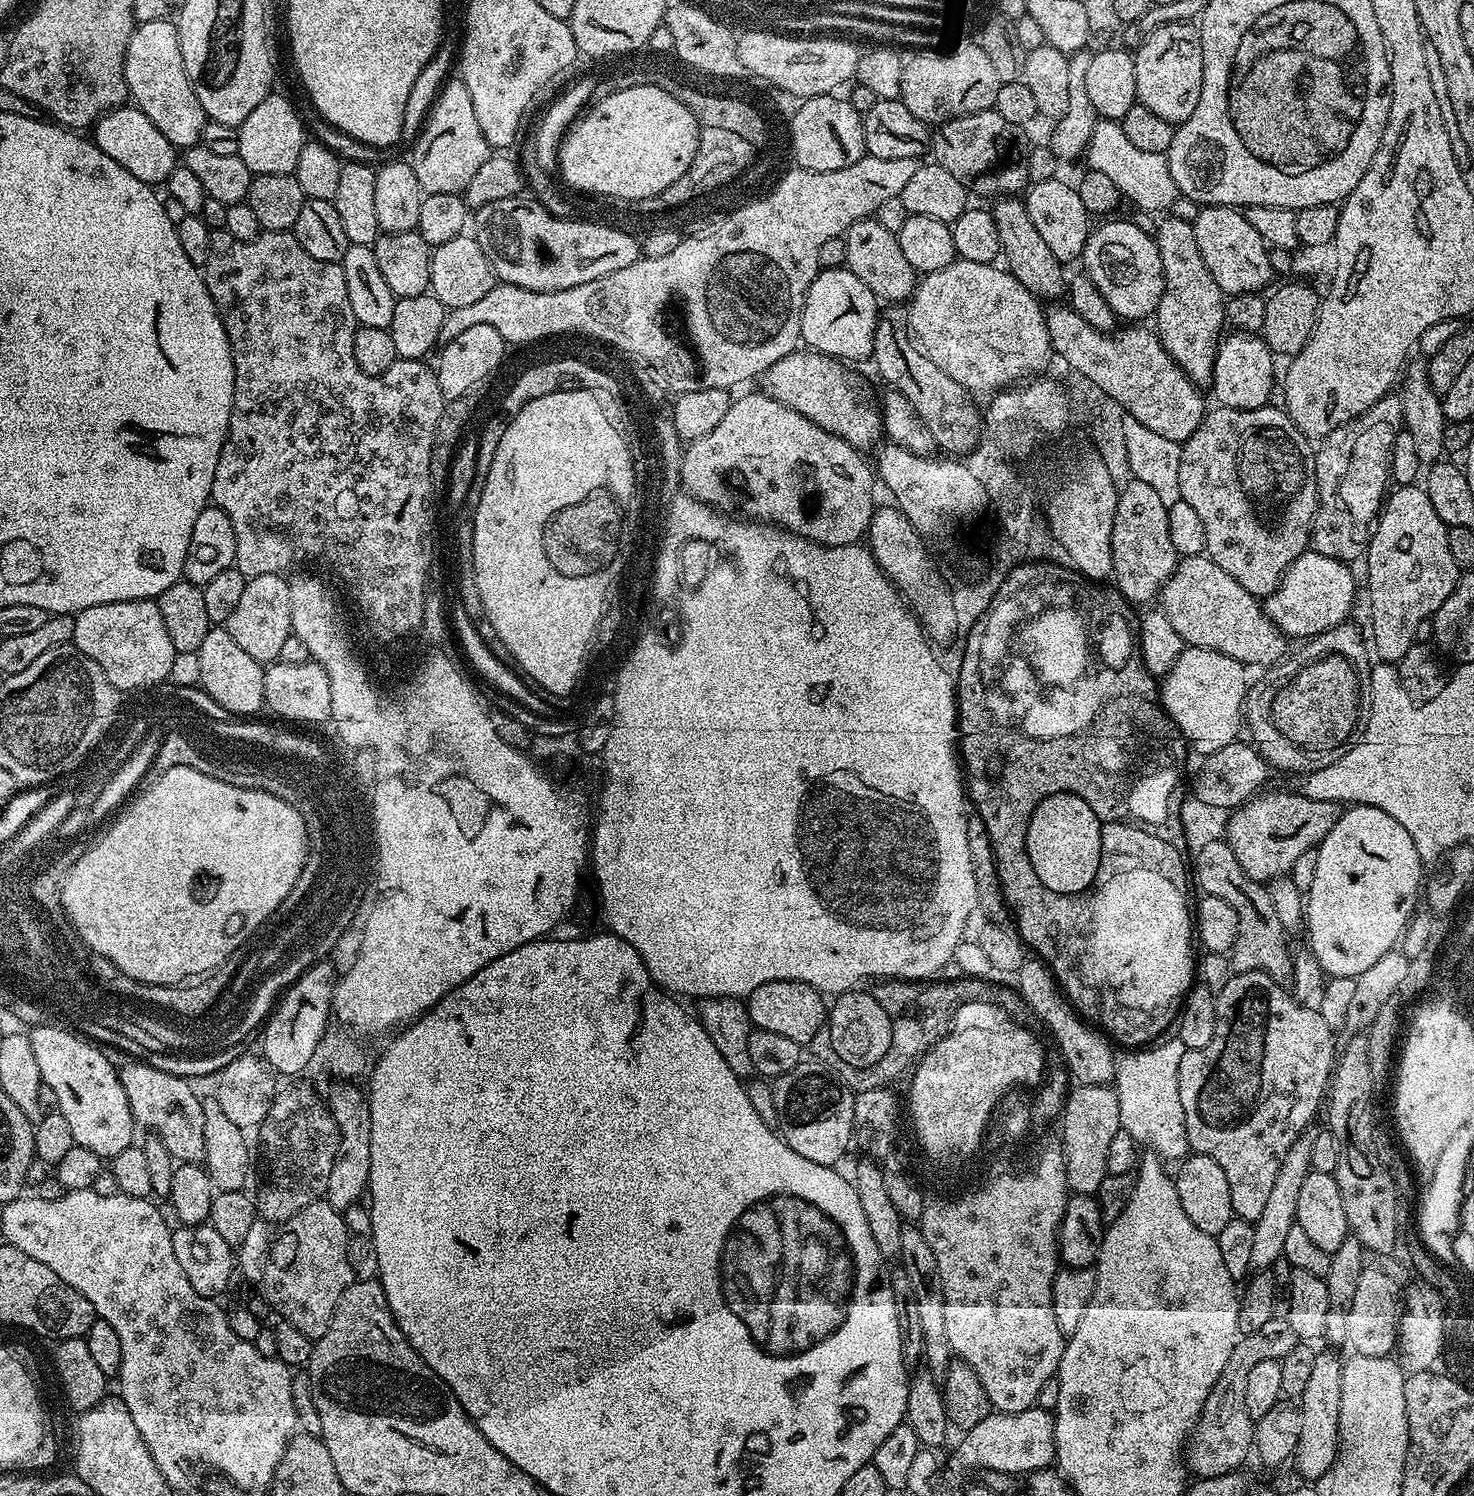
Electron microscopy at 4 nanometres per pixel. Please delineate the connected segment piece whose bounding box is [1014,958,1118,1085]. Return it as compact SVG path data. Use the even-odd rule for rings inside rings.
M1028 958L1015 972L1014 980L1016 991L1022 994L1022 998L1026 998L1026 1002L1030 1002L1037 1021L1052 1031L1052 1036L1060 1047L1059 1055L1067 1065L1069 1073L1075 1079L1077 1076L1080 1084L1111 1085L1116 1074L1118 1056L1117 1053L1112 1053L1113 1045L1109 1037L1097 1031L1091 1023L1081 1019L1076 1009L1068 1003L1051 968L1039 958Z

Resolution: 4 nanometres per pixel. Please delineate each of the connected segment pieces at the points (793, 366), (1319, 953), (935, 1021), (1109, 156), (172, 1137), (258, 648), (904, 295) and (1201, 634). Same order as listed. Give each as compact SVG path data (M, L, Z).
M797 350L786 354L774 366L762 373L763 391L778 402L798 410L818 426L835 436L840 436L858 450L875 449L884 433L884 414L878 392L871 388L858 373L835 356L823 356L820 352Z
M1365 804L1345 807L1316 853L1318 867L1314 870L1314 886L1310 886L1306 893L1307 947L1316 956L1321 970L1329 977L1354 978L1362 974L1362 970L1374 966L1382 954L1393 951L1401 943L1422 893L1425 868L1421 864L1418 849L1414 847L1410 834L1406 834L1402 822L1394 822L1386 810Z
M964 976L961 980L944 980L945 978L932 978L925 982L922 987L918 988L918 980L912 980L912 988L914 988L914 998L904 1004L900 1010L890 1010L890 1026L892 1027L892 1041L890 1042L890 1050L886 1050L886 1054L877 1063L876 1072L872 1072L872 1080L876 1080L876 1076L880 1076L880 1080L885 1080L888 1085L896 1082L896 1079L907 1073L919 1061L928 1049L932 1048L938 1041L943 1040L948 1035L952 1021L956 1019L958 1010L962 1006L966 1006L970 1002L986 1002L990 1006L1002 1006L1002 982L996 980L979 980L976 976Z
M1099 119L1091 134L1091 140L1088 147L1085 148L1085 162L1088 162L1087 167L1100 174L1105 174L1106 178L1111 179L1114 185L1118 187L1120 194L1128 201L1132 200L1133 204L1139 211L1158 214L1158 212L1169 211L1173 202L1179 199L1179 192L1174 180L1170 175L1169 162L1167 153L1152 153L1144 152L1134 146L1134 143L1128 139L1128 136L1123 131L1121 123L1113 120Z
M128 1062L125 1068L119 1069L122 1090L126 1090L126 1098L130 1102L132 1119L137 1125L140 1124L151 1135L157 1136L166 1146L166 1150L171 1154L173 1161L185 1164L198 1164L205 1159L203 1142L203 1102L199 1095L191 1088L193 1086L183 1076L175 1076L166 1070L155 1069L147 1062Z
M274 574L251 577L242 590L242 598L230 614L226 627L230 638L238 642L238 647L246 650L246 654L250 654L250 658L254 658L259 664L267 666L279 661L286 638L293 635L288 580L283 575Z
M869 218L854 222L854 226L848 228L842 239L846 246L844 264L855 276L862 278L862 282L866 282L866 286L870 286L870 290L876 295L877 301L911 301L912 295L916 293L918 273L902 255L902 246L898 246L896 233L886 230L886 226L882 226L874 218Z
M1207 555L1183 557L1160 587L1158 604L1187 647L1214 650L1245 666L1275 666L1285 659L1286 637L1270 622L1261 601L1242 590L1242 586Z

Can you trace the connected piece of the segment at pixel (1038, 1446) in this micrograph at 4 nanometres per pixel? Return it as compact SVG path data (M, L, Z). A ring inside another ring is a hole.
M1033 1406L1021 1412L997 1412L993 1410L978 1426L973 1426L960 1437L960 1445L952 1456L952 1469L948 1476L956 1480L963 1468L976 1467L1013 1474L1031 1474L1053 1463L1056 1455L1054 1446L1054 1416L1041 1406Z

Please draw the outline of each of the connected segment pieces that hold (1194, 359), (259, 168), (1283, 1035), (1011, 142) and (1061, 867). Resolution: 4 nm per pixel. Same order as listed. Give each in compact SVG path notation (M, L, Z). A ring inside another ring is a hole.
M1175 218L1167 219L1161 224L1159 221L1154 228L1158 254L1162 254L1164 275L1162 302L1158 302L1156 307L1154 331L1159 336L1166 354L1174 358L1174 362L1192 379L1192 383L1197 386L1208 386L1212 382L1216 346L1222 339L1220 327L1225 327L1226 324L1226 295L1218 283L1214 282L1202 260L1191 223Z
M270 94L254 110L250 110L250 118L240 123L238 129L238 150L242 162L249 167L251 173L293 175L298 166L298 154L302 154L302 146L306 143L306 127L301 120L297 105L292 105L284 96Z
M1238 972L1235 973L1226 982L1226 986L1222 986L1222 990L1216 993L1216 1021L1214 1022L1214 1038L1210 1038L1210 1042L1206 1046L1201 1048L1189 1048L1185 1051L1182 1058L1182 1066L1178 1066L1178 1098L1182 1098L1182 1114L1186 1118L1186 1134L1188 1135L1189 1149L1197 1156L1205 1156L1206 1158L1214 1158L1214 1162L1218 1162L1218 1166L1222 1166L1222 1174L1226 1174L1226 1182L1230 1185L1230 1206L1232 1207L1232 1215L1238 1220L1250 1220L1255 1221L1258 1218L1262 1218L1262 1209L1266 1206L1267 1198L1270 1195L1270 1190L1274 1187L1274 1178L1278 1178L1278 1170L1282 1166L1282 1162L1286 1158L1286 1154L1290 1150L1290 1146L1295 1140L1301 1139L1304 1127L1311 1122L1316 1116L1316 1111L1321 1111L1322 1105L1326 1100L1326 1093L1328 1091L1328 1085L1332 1079L1332 1069L1336 1063L1336 1057L1338 1055L1338 1040L1334 1037L1334 1029L1331 1028L1323 1019L1322 1014L1315 1008L1308 1008L1304 1004L1300 1004L1291 991L1282 986L1278 986L1269 976L1262 974L1261 972Z
M995 110L959 116L953 120L947 120L945 124L935 125L930 156L935 163L950 170L950 174L954 174L954 178L958 178L958 182L966 185L975 195L977 192L980 196L992 196L991 198L1012 198L1023 193L1029 183L1030 143L1028 144L1027 138L1024 137L1024 132L1025 129L1021 125L1006 122L1006 118L1002 118L1002 114L998 114Z
M1058 792L1036 804L1028 820L1025 853L1046 890L1069 896L1091 888L1100 872L1102 848L1102 822L1082 798L1073 792Z

